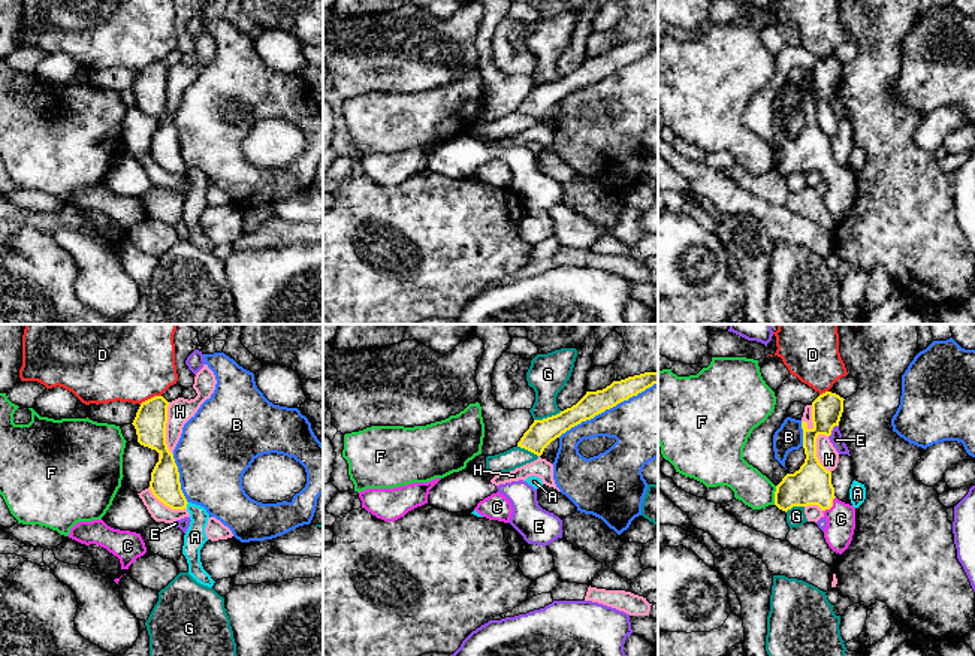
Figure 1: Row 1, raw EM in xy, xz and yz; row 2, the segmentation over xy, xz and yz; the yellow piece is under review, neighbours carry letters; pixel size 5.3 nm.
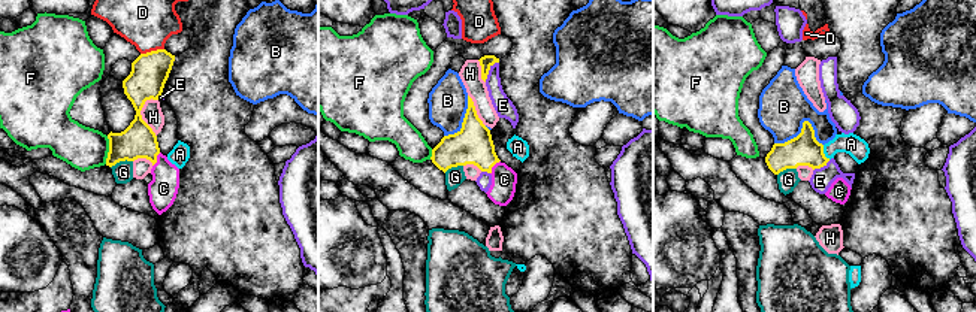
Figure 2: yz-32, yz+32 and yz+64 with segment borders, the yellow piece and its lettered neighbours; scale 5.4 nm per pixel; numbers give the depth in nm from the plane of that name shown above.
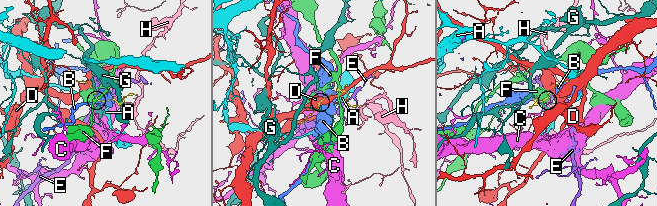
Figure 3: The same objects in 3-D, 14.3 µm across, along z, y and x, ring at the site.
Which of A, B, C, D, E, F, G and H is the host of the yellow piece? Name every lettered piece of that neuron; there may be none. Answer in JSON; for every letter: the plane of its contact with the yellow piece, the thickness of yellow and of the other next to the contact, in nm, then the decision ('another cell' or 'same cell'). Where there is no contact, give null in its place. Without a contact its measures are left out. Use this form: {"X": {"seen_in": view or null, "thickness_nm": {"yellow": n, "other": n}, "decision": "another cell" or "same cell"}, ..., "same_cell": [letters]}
{"A": {"seen_in": "xy", "thickness_nm": {"yellow": 160, "other": 120}, "decision": "another cell"}, "B": {"seen_in": "xz", "thickness_nm": {"yellow": 130, "other": 360}, "decision": "another cell"}, "C": {"seen_in": "yz", "thickness_nm": {"yellow": 220, "other": 160}, "decision": "same cell"}, "D": {"seen_in": "xy", "thickness_nm": {"yellow": 170, "other": 360}, "decision": "another cell"}, "E": {"seen_in": "yz", "thickness_nm": {"yellow": 170, "other": 70}, "decision": "another cell"}, "F": {"seen_in": "yz", "thickness_nm": {"yellow": 220, "other": 190}, "decision": "another cell"}, "G": {"seen_in": "xz", "thickness_nm": {"yellow": 140, "other": 220}, "decision": "another cell"}, "H": {"seen_in": "xy", "thickness_nm": {"yellow": 170, "other": 140}, "decision": "another cell"}, "same_cell": ["C"]}

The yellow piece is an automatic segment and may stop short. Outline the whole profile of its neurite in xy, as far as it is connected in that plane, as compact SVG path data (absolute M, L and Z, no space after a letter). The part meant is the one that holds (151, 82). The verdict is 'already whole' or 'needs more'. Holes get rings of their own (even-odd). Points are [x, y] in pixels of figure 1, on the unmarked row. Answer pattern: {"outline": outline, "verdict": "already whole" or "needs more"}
{"outline": "M163 61L142 67L132 90L136 94L138 108L160 120L151 137L153 160L172 175L184 175L188 167L181 155L173 120L166 109L167 72L169 67Z", "verdict": "already whole"}

